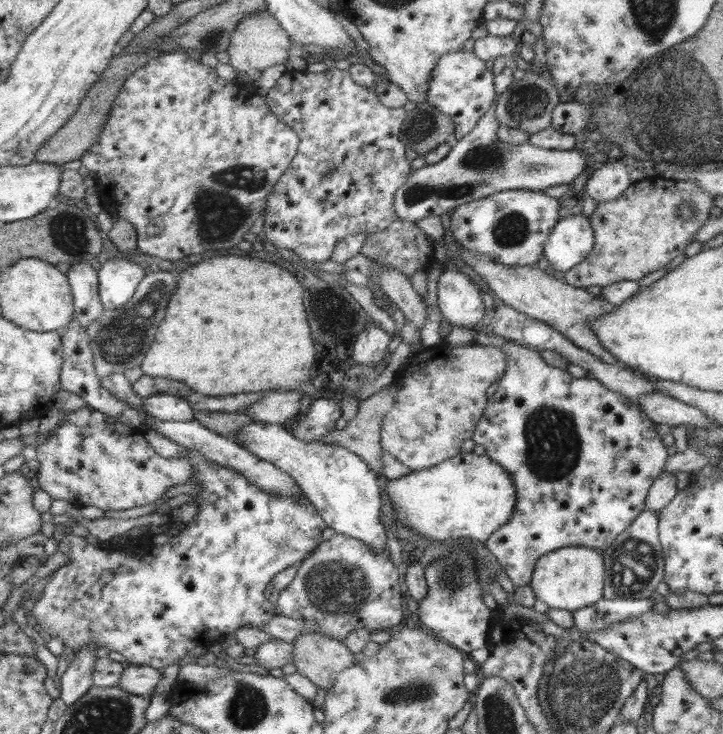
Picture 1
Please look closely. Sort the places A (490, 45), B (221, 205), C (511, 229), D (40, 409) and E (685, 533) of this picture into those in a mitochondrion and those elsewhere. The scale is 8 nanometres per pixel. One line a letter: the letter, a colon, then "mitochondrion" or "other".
A: other
B: mitochondrion
C: mitochondrion
D: other
E: other

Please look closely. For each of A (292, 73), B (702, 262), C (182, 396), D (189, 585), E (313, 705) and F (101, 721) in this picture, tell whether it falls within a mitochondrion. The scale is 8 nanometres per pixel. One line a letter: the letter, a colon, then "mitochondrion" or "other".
A: other
B: other
C: other
D: other
E: other
F: mitochondrion

